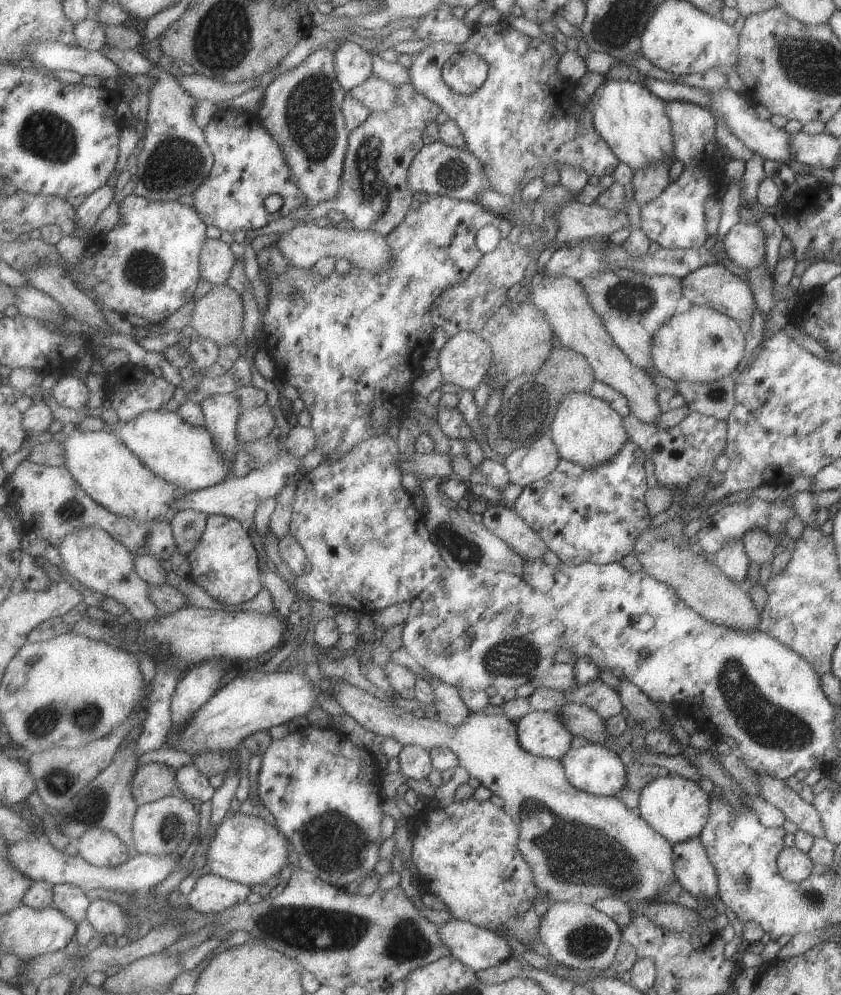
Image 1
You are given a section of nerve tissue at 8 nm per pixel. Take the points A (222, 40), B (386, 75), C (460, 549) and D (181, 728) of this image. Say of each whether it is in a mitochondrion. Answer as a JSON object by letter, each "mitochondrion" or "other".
{"A":"mitochondrion","B":"other","C":"mitochondrion","D":"other"}

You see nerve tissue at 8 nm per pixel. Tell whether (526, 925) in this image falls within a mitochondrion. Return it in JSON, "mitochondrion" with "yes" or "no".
{"mitochondrion":"no"}

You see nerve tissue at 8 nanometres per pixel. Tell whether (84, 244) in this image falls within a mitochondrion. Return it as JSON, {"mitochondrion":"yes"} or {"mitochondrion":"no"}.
{"mitochondrion":"no"}

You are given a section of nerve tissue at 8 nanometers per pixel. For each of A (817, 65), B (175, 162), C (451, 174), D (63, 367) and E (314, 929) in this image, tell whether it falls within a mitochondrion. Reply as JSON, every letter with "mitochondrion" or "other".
{"A":"mitochondrion","B":"mitochondrion","C":"mitochondrion","D":"other","E":"mitochondrion"}

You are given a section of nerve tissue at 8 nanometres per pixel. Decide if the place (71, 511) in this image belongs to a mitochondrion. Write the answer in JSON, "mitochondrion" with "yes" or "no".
{"mitochondrion":"yes"}

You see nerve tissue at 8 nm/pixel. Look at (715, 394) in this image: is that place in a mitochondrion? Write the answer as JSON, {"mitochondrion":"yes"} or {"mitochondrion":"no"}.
{"mitochondrion":"yes"}

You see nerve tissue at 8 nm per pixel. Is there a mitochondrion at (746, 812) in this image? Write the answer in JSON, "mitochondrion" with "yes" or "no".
{"mitochondrion":"no"}

